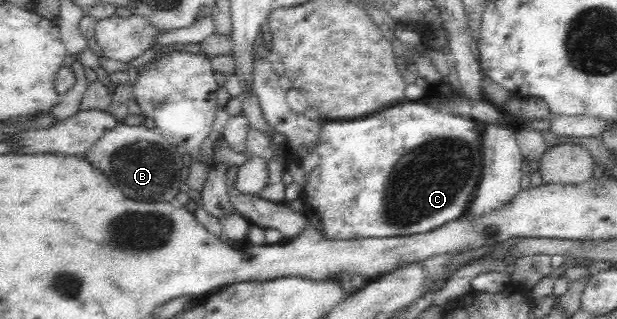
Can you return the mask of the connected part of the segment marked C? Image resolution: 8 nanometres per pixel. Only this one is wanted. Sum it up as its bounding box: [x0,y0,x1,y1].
[298,100,483,239]

